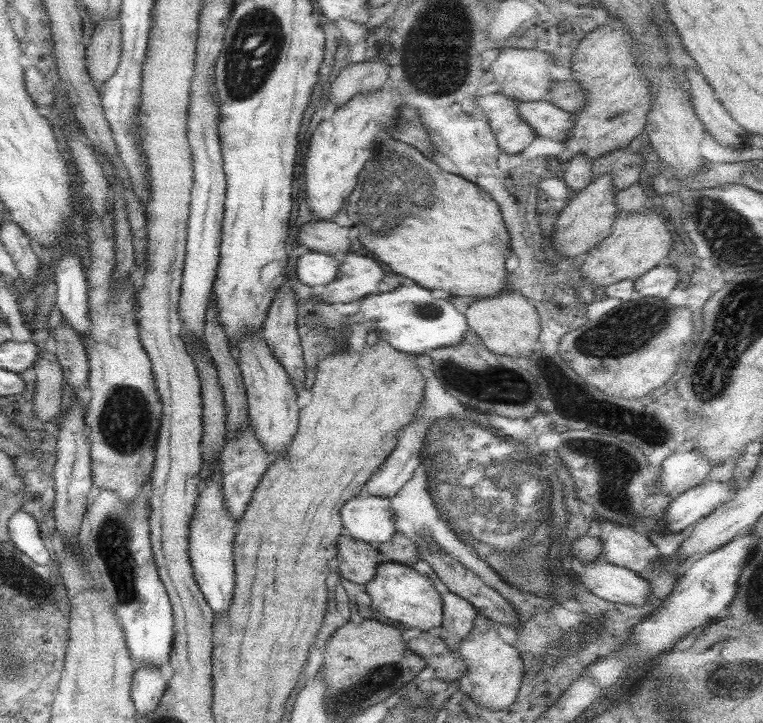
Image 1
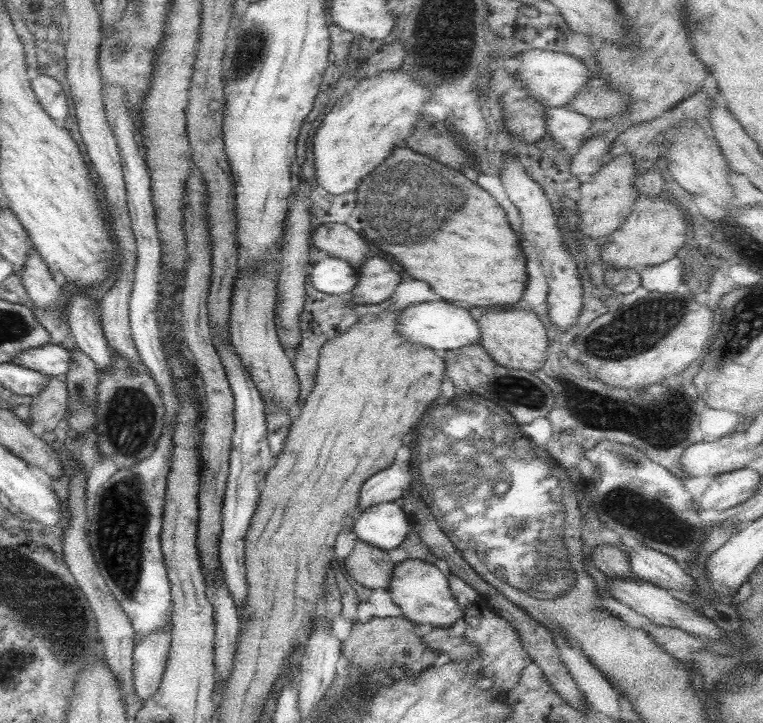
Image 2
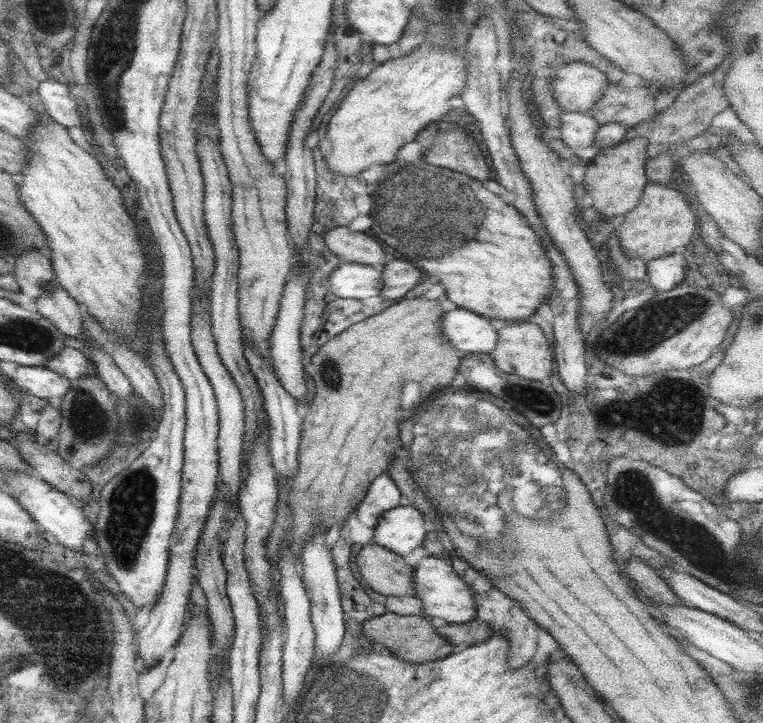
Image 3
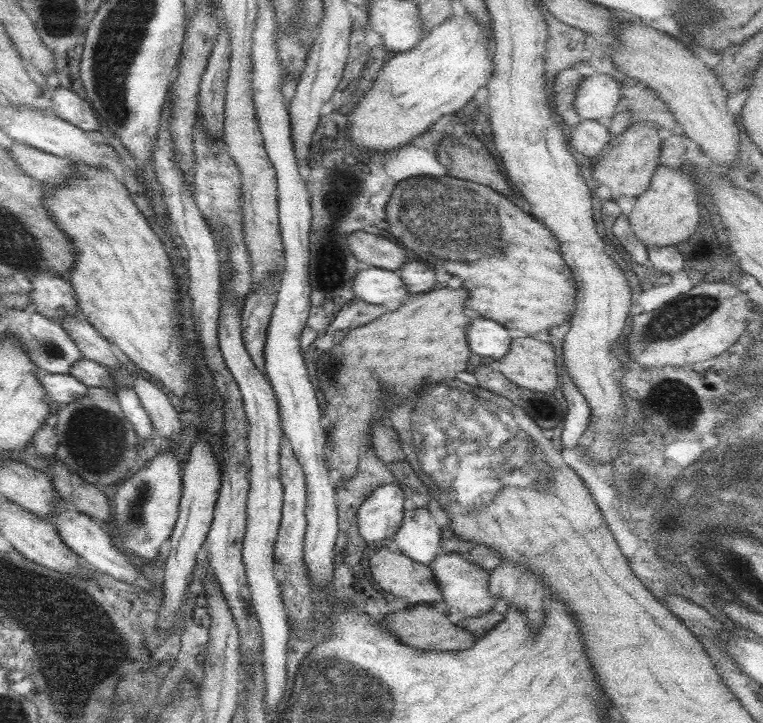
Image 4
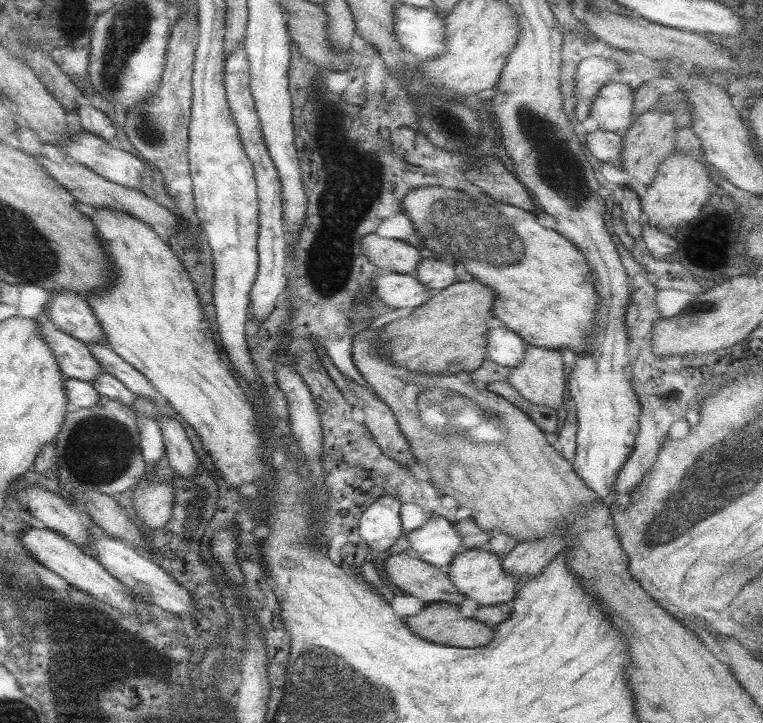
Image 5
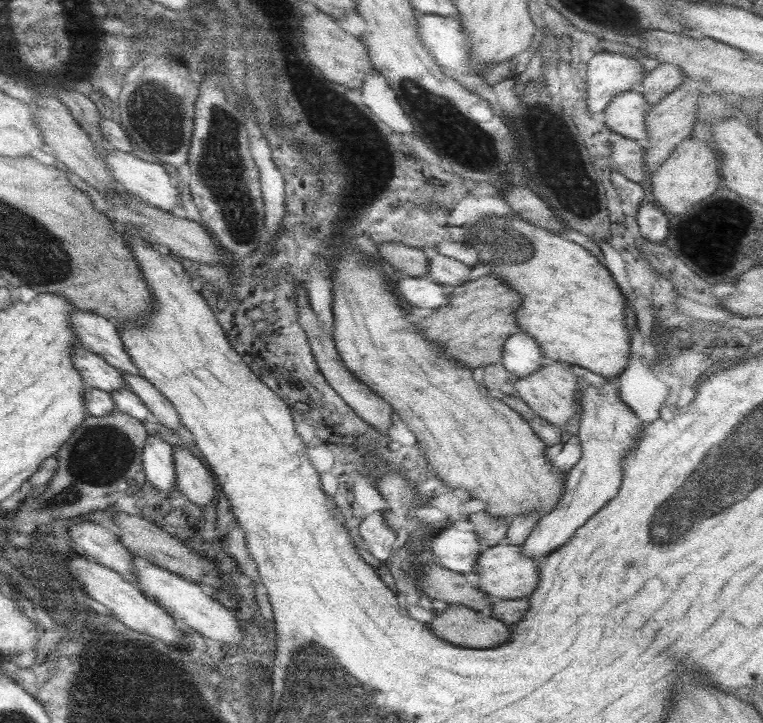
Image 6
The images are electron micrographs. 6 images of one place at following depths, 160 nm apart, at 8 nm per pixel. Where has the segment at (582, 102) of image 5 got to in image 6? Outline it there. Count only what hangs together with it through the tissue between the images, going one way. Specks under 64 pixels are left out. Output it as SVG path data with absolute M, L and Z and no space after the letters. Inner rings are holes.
M597 53L587 63L584 80L587 88L586 111L595 122L603 122L603 111L605 106L607 106L608 100L611 100L611 97L615 96L615 93L631 91L632 86L639 83L645 73L643 73L643 67L636 60L621 54Z

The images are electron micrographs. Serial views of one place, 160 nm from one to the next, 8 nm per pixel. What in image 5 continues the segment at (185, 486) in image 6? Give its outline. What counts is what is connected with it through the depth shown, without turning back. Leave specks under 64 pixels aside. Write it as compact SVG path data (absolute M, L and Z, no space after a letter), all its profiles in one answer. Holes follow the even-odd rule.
M161 415L160 418L159 428L168 467L178 477L185 477L187 480L194 479L197 474L200 474L200 468L195 468L198 458L193 452L193 446L185 437L185 429L171 417Z

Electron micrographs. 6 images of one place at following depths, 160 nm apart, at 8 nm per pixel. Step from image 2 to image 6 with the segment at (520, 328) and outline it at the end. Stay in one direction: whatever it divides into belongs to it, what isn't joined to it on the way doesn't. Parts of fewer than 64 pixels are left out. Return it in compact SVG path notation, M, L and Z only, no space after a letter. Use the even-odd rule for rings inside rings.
M544 361L533 373L518 378L513 383L514 396L533 411L539 418L556 426L559 430L578 410L577 377L571 367L564 362Z

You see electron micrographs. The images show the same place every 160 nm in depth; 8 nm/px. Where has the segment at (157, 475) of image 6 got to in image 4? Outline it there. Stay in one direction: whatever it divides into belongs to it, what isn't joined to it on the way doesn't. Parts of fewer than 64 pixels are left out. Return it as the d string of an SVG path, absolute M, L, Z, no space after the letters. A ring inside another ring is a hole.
M116 386L116 389L113 392L126 421L132 426L139 442L147 440L153 434L151 432L151 423L145 409L141 407L137 395L135 395L132 388L127 386Z

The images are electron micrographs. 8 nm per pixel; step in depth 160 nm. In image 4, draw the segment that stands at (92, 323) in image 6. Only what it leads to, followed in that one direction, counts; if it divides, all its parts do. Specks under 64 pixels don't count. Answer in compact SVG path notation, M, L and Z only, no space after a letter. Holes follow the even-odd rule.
M51 272L33 274L28 280L31 282L28 294L37 314L58 323L63 318L77 318L75 295L69 282Z

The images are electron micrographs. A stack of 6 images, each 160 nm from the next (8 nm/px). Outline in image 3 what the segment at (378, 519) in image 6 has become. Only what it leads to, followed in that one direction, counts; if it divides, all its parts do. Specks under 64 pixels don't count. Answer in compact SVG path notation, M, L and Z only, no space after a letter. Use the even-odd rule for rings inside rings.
M385 471L367 485L364 497L354 512L365 526L373 528L383 512L398 505L399 498L401 493Z

